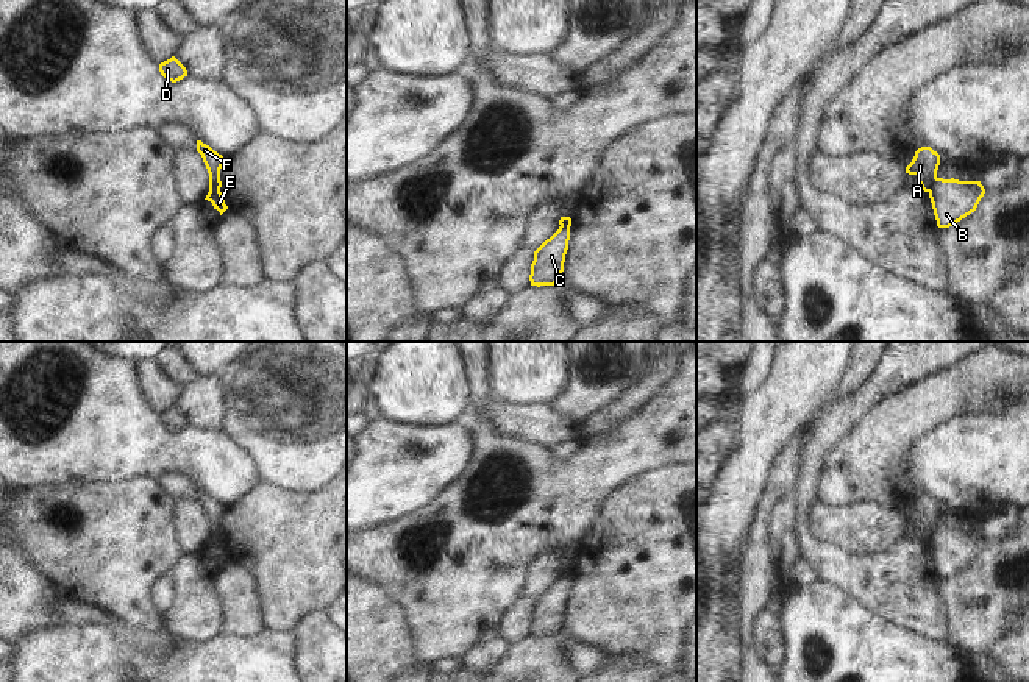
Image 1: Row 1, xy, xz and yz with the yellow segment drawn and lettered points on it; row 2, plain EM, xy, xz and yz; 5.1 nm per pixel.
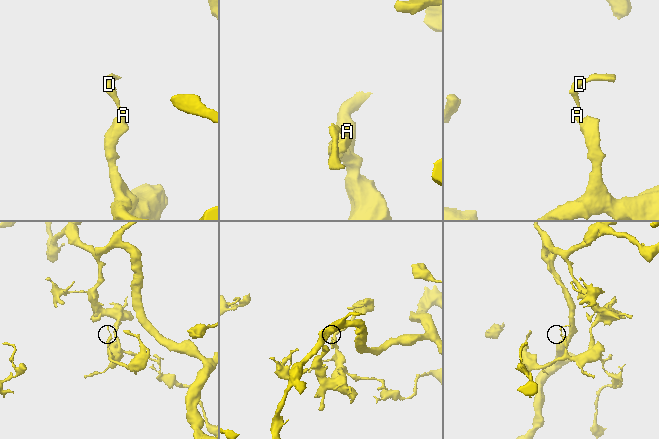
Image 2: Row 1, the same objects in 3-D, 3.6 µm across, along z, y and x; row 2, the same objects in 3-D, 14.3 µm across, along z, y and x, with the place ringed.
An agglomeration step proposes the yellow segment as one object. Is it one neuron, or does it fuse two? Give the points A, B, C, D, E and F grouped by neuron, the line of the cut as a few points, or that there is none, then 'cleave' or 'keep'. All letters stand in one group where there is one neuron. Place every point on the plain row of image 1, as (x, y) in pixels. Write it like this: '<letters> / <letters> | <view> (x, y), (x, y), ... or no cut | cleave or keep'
A D F / B C E | yz (937, 528), (928, 540) | cleave

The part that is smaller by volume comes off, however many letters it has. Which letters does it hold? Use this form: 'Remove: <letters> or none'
Remove: A, D, F

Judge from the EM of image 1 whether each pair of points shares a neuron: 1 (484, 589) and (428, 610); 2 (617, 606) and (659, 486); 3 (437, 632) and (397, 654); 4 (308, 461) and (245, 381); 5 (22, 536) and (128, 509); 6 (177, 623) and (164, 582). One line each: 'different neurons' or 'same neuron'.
1: same neuron
2: same neuron
3: different neurons
4: same neuron
5: same neuron
6: different neurons

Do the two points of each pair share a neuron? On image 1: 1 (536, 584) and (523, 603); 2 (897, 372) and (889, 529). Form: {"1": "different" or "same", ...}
{"1": "different", "2": "different"}

